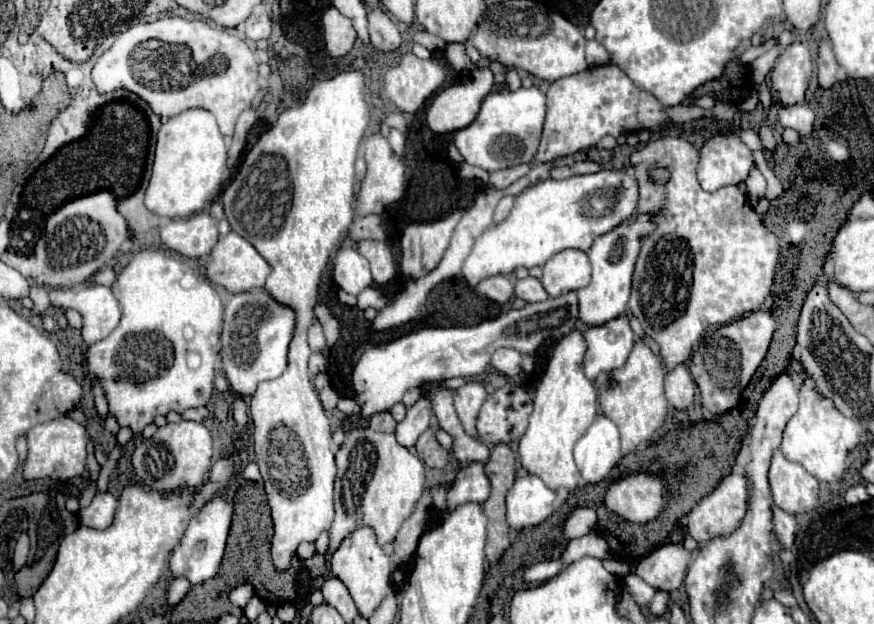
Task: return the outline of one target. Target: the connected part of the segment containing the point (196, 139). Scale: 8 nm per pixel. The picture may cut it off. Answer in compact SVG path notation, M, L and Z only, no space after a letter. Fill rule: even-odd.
M193 108L169 118L157 134L157 152L145 206L165 218L185 218L203 210L203 206L221 192L225 162L225 138L209 110Z

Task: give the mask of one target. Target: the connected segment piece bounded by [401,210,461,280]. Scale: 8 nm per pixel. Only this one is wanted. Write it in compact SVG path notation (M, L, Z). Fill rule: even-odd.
M455 210L437 222L409 224L401 238L401 272L413 280L427 276L449 248L459 220L461 210Z

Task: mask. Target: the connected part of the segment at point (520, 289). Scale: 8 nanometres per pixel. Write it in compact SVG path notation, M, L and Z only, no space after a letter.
M533 276L517 280L515 282L515 294L517 294L517 298L523 298L525 302L543 302L549 298L549 294L541 286L541 282Z

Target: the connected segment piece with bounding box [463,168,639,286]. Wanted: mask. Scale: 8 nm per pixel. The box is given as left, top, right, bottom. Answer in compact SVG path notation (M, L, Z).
M599 170L595 174L585 174L585 176L571 176L565 180L541 180L535 186L525 188L519 196L517 202L511 210L511 214L499 224L491 226L485 230L473 244L471 254L463 262L463 278L469 282L469 286L477 286L479 280L495 276L495 274L511 274L519 266L533 268L533 266L543 266L553 254L567 250L567 248L579 248L579 250L589 250L595 236L599 238L601 234L607 234L609 230L615 230L621 222L629 220L637 208L637 180L629 170Z

